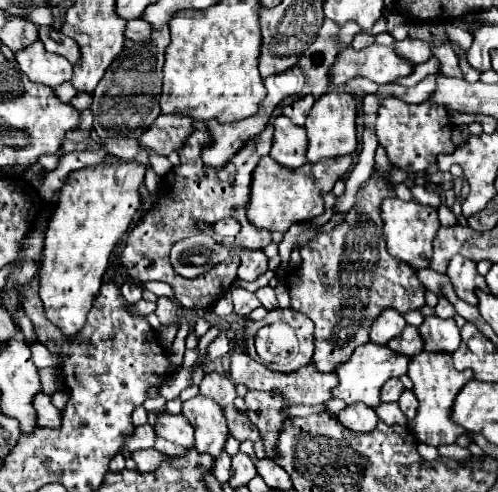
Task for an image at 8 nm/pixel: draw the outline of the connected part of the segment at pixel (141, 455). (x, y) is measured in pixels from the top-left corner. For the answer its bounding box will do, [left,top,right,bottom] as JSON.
[131,448,167,472]

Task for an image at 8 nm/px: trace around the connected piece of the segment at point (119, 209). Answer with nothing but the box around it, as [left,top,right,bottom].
[39,156,145,336]

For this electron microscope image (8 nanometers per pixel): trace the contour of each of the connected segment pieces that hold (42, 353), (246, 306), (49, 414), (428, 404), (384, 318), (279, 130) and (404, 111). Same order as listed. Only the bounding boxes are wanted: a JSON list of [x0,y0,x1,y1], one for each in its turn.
[[30,342,60,369],[231,288,261,316],[35,394,61,428],[409,352,473,446],[371,310,405,344],[271,116,307,168],[375,96,457,174]]

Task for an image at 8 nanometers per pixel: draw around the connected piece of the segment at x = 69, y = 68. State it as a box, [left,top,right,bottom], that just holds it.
[17,40,73,88]

